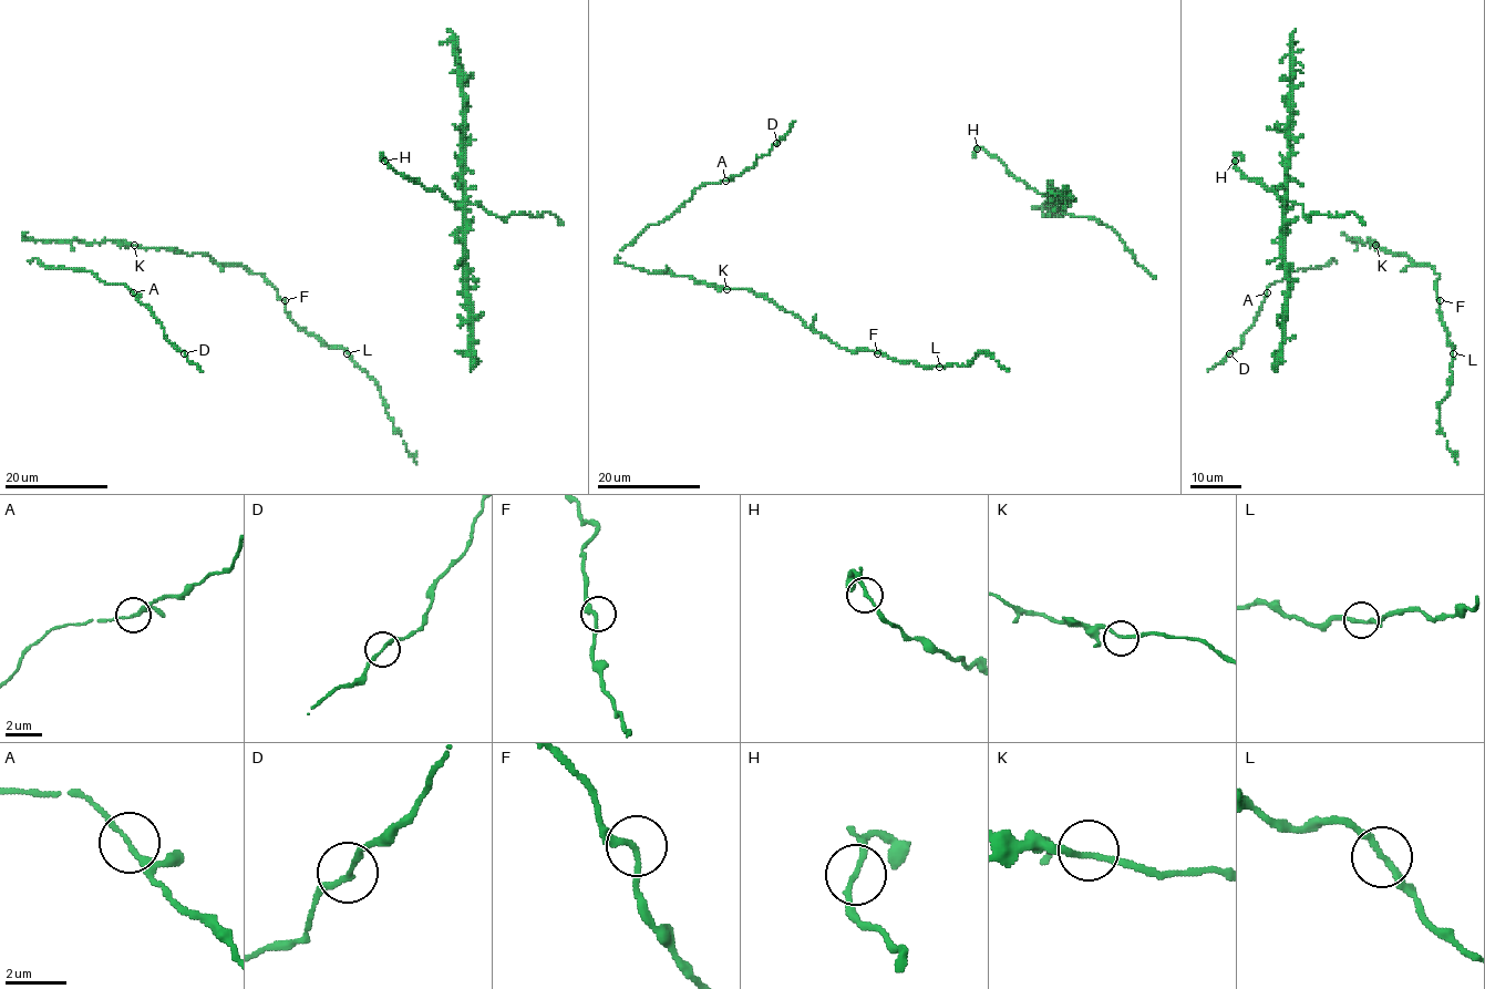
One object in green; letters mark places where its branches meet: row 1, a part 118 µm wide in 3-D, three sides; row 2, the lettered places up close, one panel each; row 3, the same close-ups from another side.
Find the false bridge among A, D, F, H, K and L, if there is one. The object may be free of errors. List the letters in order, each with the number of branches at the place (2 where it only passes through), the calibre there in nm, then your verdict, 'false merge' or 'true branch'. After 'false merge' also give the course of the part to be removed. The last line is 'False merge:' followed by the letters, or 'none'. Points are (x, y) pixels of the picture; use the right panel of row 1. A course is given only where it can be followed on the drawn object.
A: 2 branches meet; 180 nm thick; true branch
D: 2 branches meet; 190 nm thick; true branch
F: 2 branches meet; 190 nm thick; true branch
H: 2 branches meet; 170 nm thick; true branch
K: 2 branches meet; 180 nm thick; true branch
L: 2 branches meet; 190 nm thick; true branch
False merge: none

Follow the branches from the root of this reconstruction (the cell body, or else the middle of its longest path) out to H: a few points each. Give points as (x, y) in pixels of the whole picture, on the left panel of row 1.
H: (471, 337), (474, 339), (465, 271), (465, 204), (453, 202), (437, 188), (428, 189), (398, 174), (384, 161)

